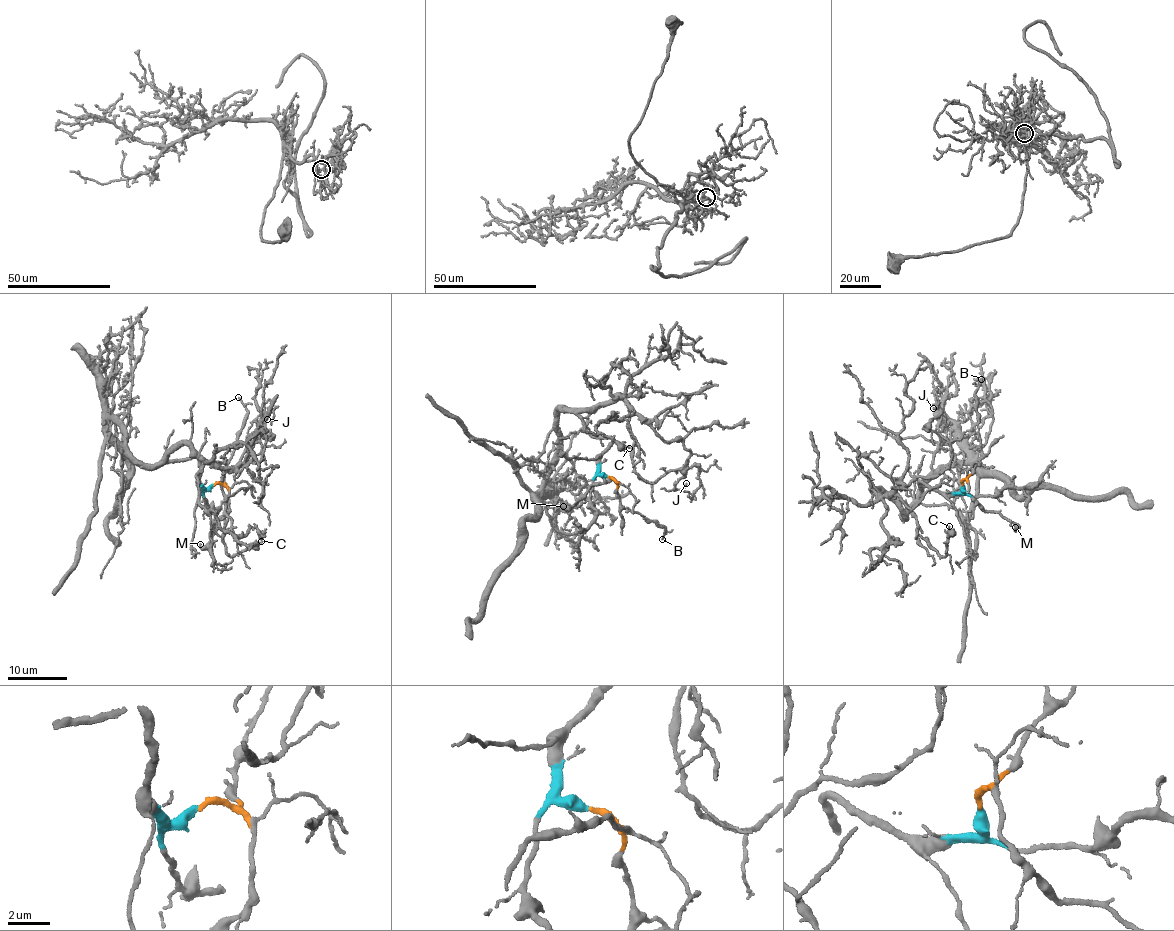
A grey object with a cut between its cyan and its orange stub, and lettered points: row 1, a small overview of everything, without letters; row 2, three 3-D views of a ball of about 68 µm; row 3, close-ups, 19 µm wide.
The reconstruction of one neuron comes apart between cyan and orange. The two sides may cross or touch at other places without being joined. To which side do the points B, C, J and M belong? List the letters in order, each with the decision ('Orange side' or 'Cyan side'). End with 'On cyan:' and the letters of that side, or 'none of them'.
B: Orange side
C: Cyan side
J: Cyan side
M: Orange side
On cyan: C, J

